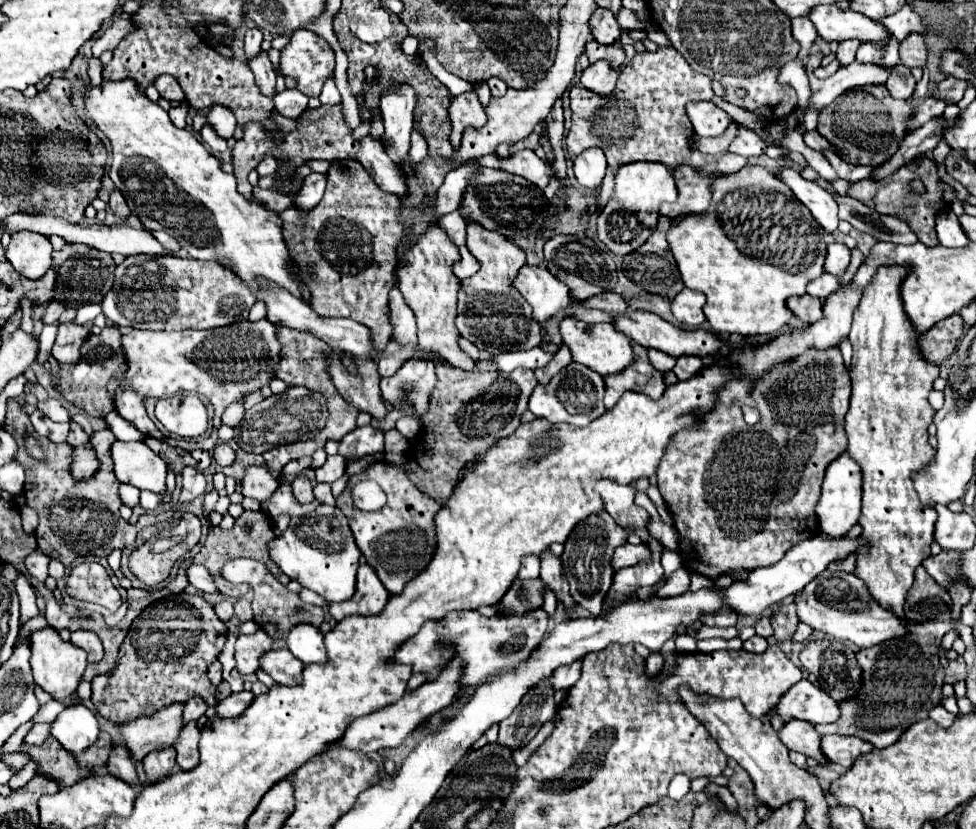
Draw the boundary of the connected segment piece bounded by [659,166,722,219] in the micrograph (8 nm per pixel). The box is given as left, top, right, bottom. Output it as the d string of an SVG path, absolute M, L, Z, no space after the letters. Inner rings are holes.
M678 166L674 170L678 199L674 203L662 203L660 216L673 219L681 214L700 214L708 210L712 198L712 184L722 174L702 174L694 166Z

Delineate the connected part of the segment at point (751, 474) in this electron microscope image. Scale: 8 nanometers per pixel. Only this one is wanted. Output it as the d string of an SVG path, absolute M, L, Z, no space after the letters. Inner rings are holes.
M830 348L830 350L808 350L806 354L798 356L790 366L776 366L766 378L762 378L762 382L758 382L758 386L754 390L750 390L750 386L744 380L732 380L724 386L722 394L718 394L718 402L714 406L714 410L710 414L706 414L704 422L700 426L694 426L690 430L682 430L674 436L674 440L670 442L666 456L662 458L660 466L658 466L658 488L662 498L666 500L672 516L674 516L674 526L680 534L680 556L682 556L682 564L688 572L696 572L708 578L716 578L720 574L732 572L732 570L754 570L754 568L762 568L762 566L770 566L776 564L778 560L784 558L786 550L790 550L790 546L796 546L798 542L806 540L806 538L814 538L820 534L818 530L818 518L816 518L816 504L820 498L820 484L826 472L826 466L836 460L844 450L846 450L846 432L844 432L844 416L848 412L848 404L850 404L850 374L848 368L844 366L842 354L838 348ZM740 404L758 408L760 412L760 422L750 426L744 422L742 418L742 410Z

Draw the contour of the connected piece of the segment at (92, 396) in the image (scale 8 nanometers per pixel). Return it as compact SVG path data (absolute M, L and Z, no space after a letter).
M106 324L104 330L96 336L90 334L80 348L82 362L78 366L62 366L62 380L54 380L54 386L64 394L68 402L84 408L90 416L102 416L102 392L110 380L126 382L126 358L122 356L122 334L114 324Z

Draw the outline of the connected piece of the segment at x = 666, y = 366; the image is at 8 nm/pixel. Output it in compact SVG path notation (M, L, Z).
M648 350L648 356L650 356L650 362L656 370L660 372L668 372L674 368L676 364L676 358L670 356L670 354L664 354L664 352L658 352L658 350Z

